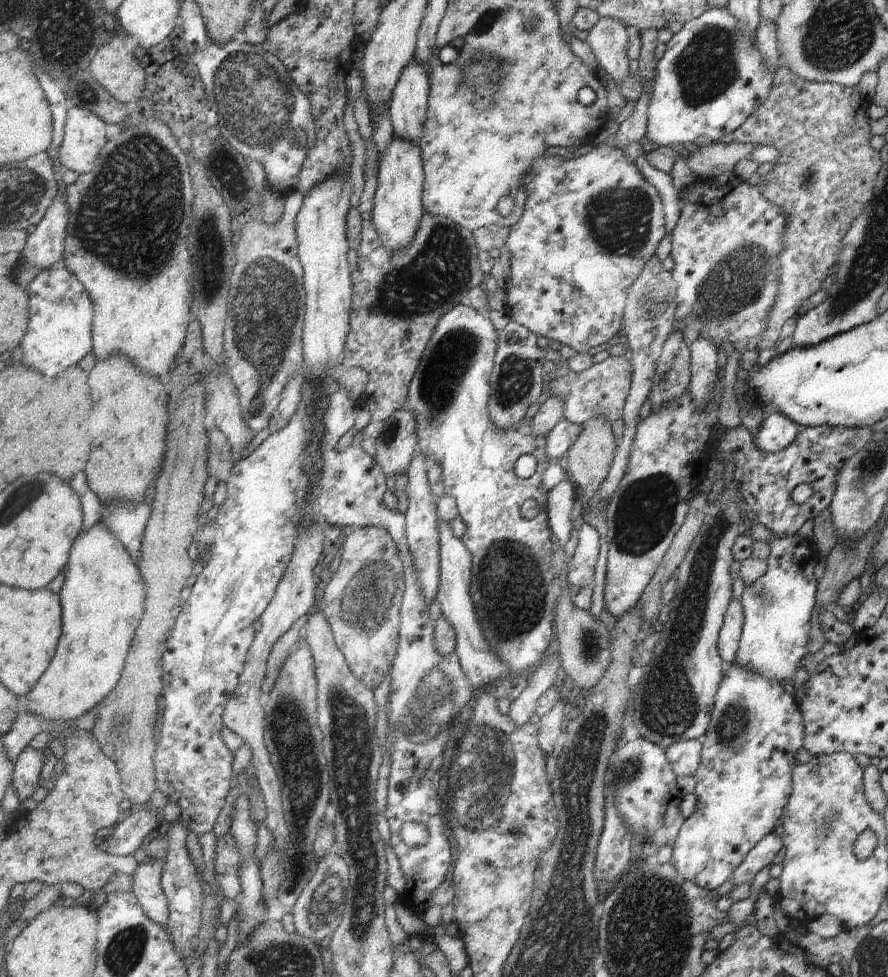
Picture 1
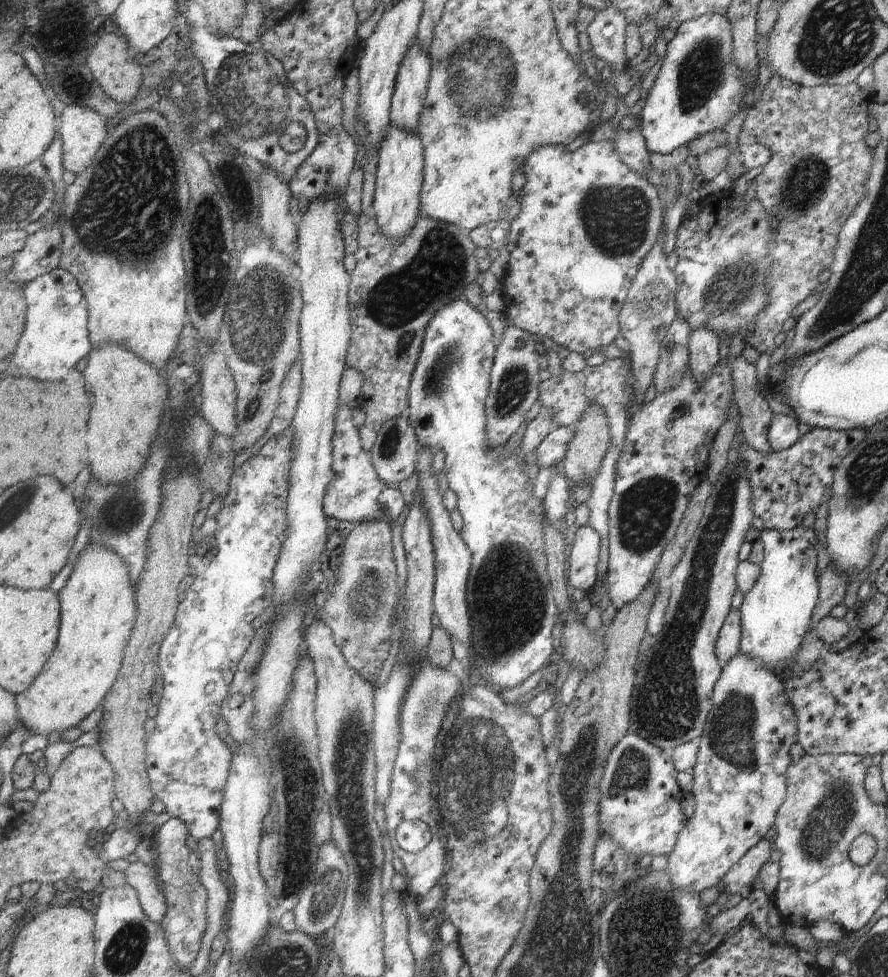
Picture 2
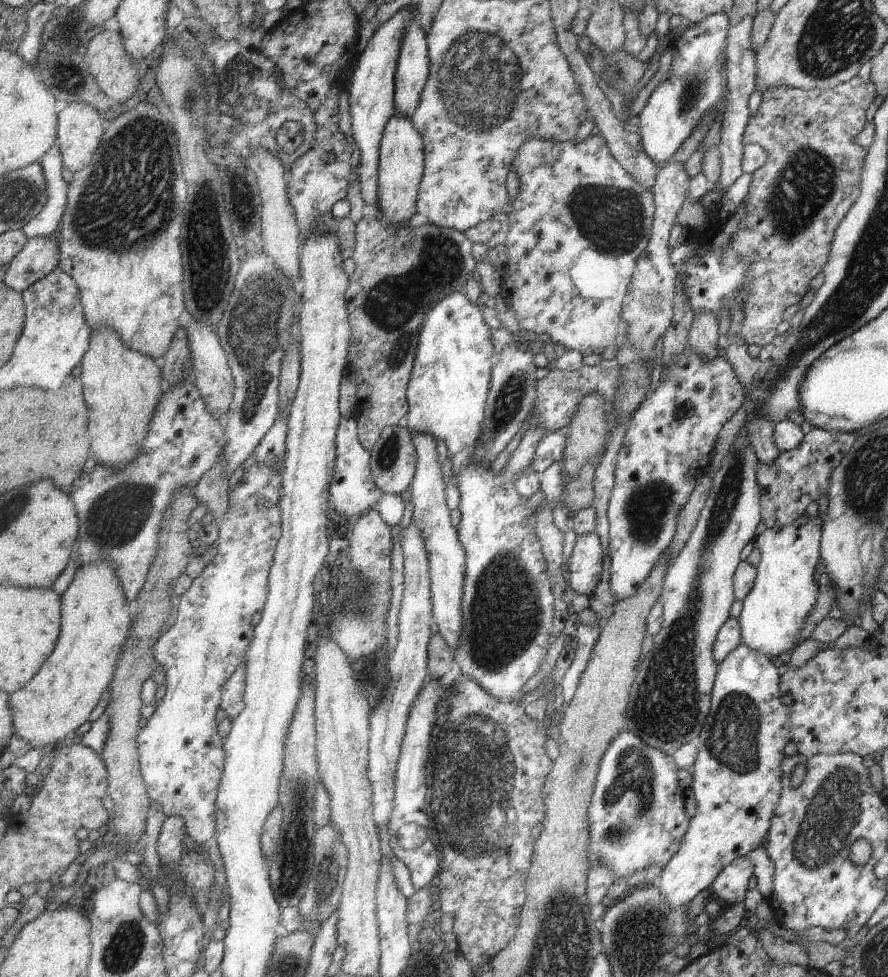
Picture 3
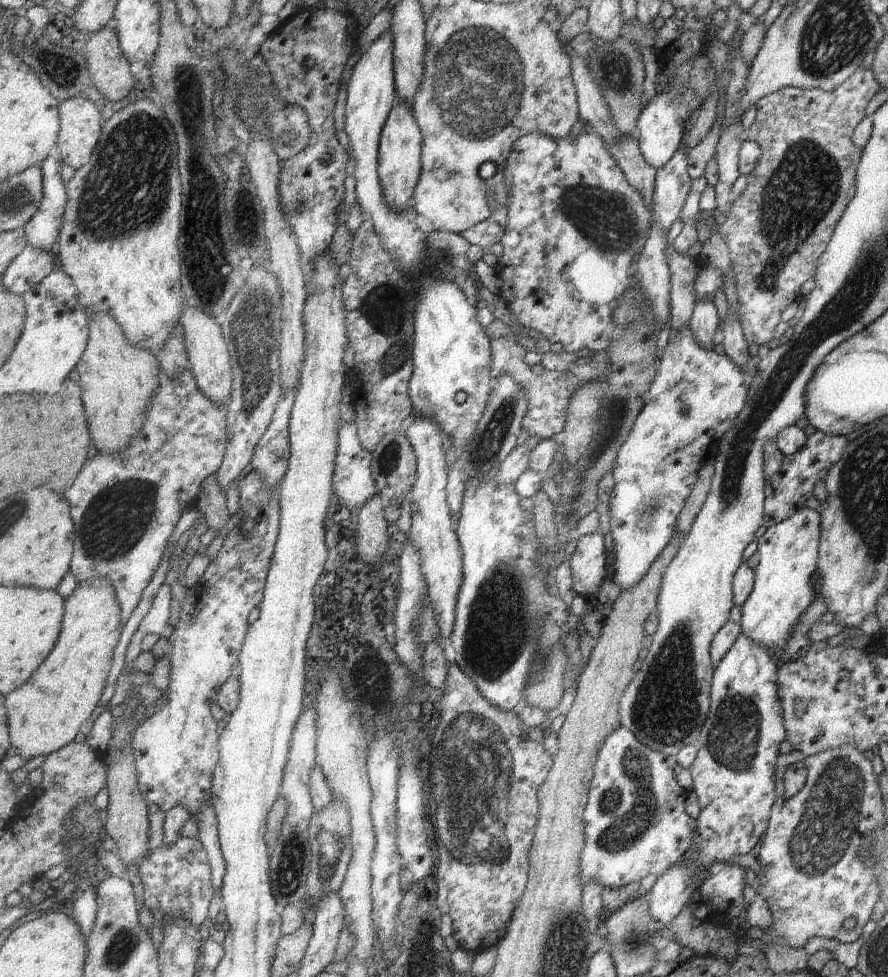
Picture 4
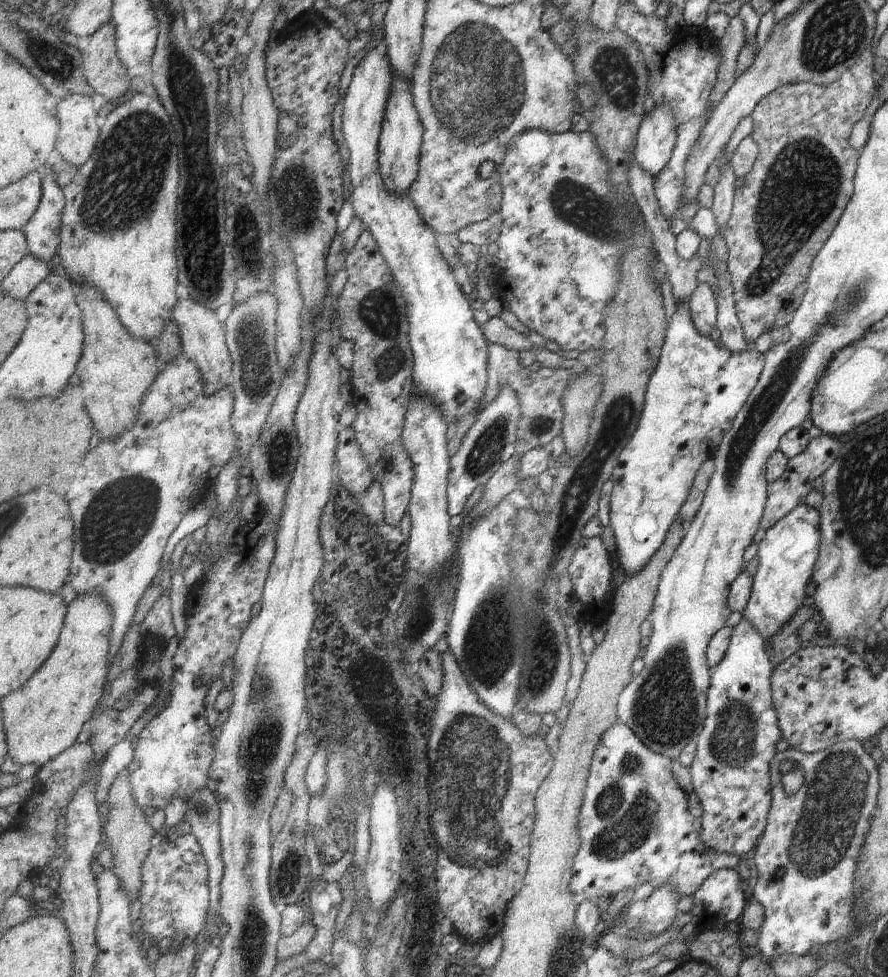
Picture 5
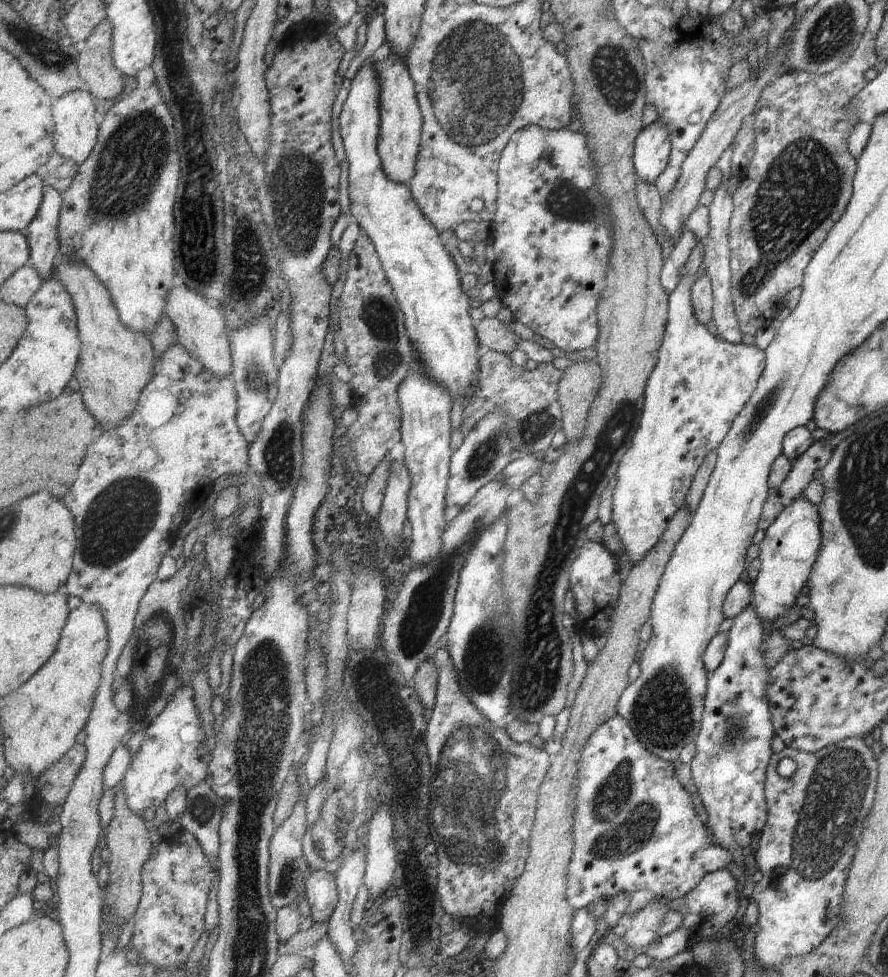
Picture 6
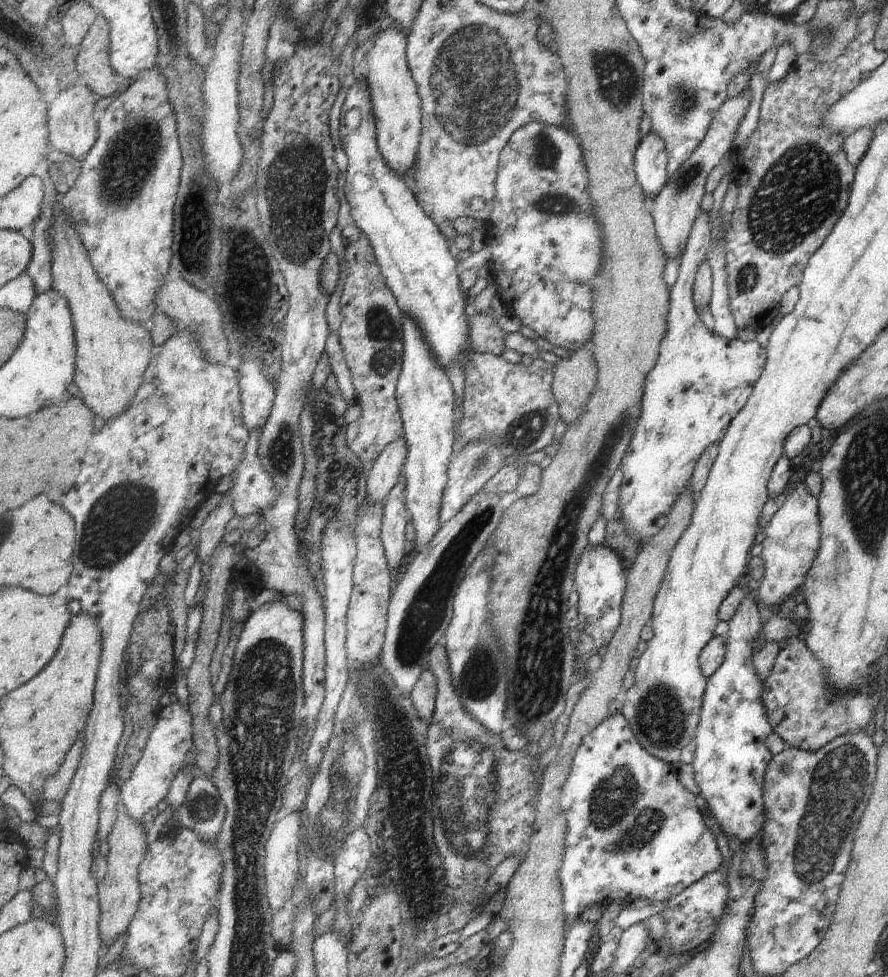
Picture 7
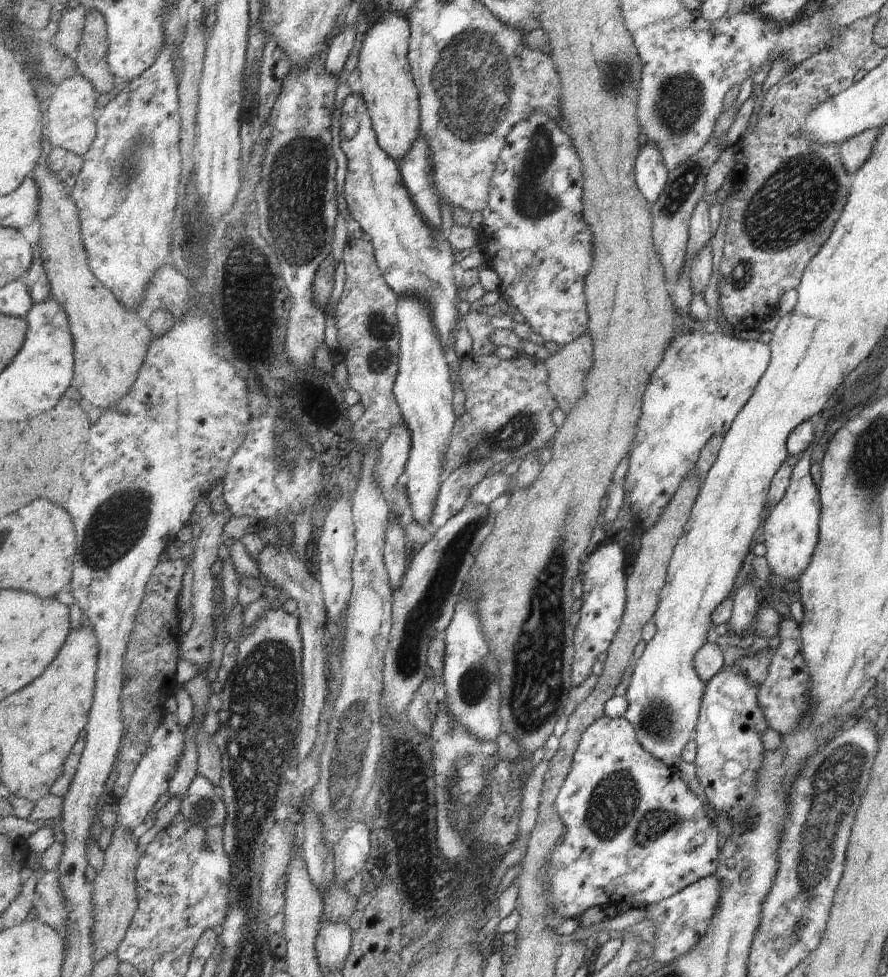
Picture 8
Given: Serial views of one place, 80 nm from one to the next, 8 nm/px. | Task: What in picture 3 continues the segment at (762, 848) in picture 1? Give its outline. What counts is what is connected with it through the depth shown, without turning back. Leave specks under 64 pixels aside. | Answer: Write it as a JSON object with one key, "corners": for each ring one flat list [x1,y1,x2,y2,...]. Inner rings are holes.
{"corners":[[747,857,736,858,731,864,724,866,708,886,709,894,712,899,725,900,733,905,742,902,752,872,752,864]]}

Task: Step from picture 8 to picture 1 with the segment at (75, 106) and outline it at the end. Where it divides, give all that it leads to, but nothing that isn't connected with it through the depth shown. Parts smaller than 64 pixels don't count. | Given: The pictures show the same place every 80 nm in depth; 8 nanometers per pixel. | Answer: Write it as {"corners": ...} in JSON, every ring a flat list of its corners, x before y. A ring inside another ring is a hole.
{"corners":[[69,107,60,148,61,164,79,175,91,172,107,143,104,119,85,108]]}

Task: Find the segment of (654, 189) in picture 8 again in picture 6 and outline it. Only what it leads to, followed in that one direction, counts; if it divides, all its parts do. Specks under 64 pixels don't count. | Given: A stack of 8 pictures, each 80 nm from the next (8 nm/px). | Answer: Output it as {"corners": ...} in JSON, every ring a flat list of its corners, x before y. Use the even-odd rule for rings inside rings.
{"corners":[[657,119,645,127,637,138,634,163,638,176,645,182,656,185,659,176,668,168,671,154,669,130]]}

